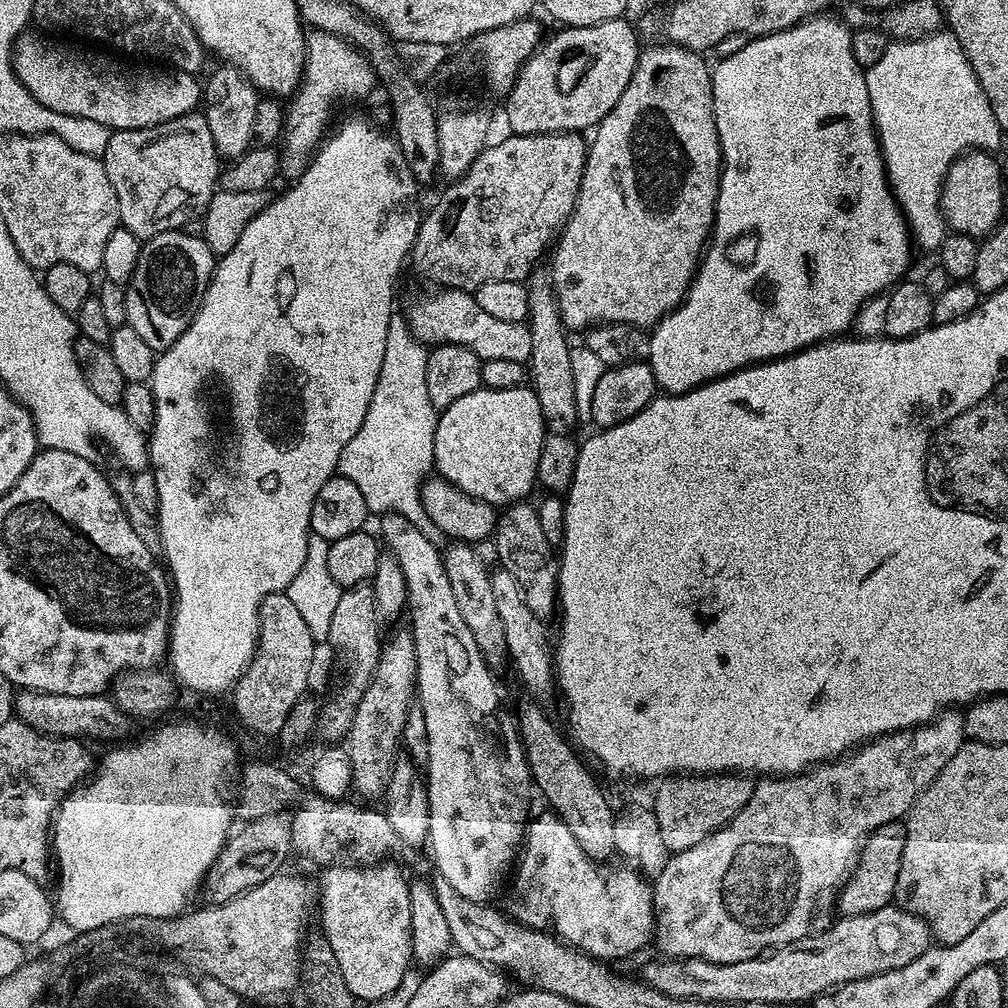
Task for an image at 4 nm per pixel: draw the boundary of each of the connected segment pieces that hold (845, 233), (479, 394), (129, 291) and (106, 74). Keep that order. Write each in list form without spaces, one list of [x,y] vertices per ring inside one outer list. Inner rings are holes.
[[[829,14],[819,16],[809,16],[806,20],[801,20],[792,28],[787,28],[781,32],[775,32],[769,36],[758,36],[747,41],[738,54],[733,54],[730,58],[719,61],[711,69],[712,73],[712,101],[714,102],[714,118],[716,119],[716,129],[720,139],[720,189],[716,199],[716,220],[712,224],[712,234],[705,247],[703,257],[697,267],[696,274],[692,278],[692,285],[688,288],[688,295],[684,297],[682,306],[675,308],[662,317],[651,329],[648,341],[650,342],[650,354],[647,363],[652,367],[652,373],[656,379],[657,385],[665,393],[675,394],[677,392],[689,392],[703,384],[709,384],[712,380],[717,380],[723,376],[729,376],[731,372],[739,372],[742,368],[750,368],[758,364],[765,364],[768,360],[780,360],[784,356],[793,356],[795,352],[801,352],[803,348],[811,348],[814,344],[823,344],[825,340],[831,340],[839,337],[841,334],[853,327],[858,310],[871,300],[873,296],[887,293],[903,277],[903,272],[907,270],[908,263],[912,260],[914,253],[914,241],[910,235],[908,221],[904,219],[904,213],[900,210],[900,204],[896,201],[896,195],[892,193],[888,186],[888,171],[884,168],[884,156],[880,153],[880,142],[876,130],[876,123],[872,117],[872,107],[870,106],[870,90],[866,90],[866,72],[865,69],[854,62],[852,53],[852,32],[847,29],[843,22],[835,20]]]
[[[482,386],[439,413],[434,434],[434,468],[442,479],[449,480],[468,496],[493,506],[514,504],[523,501],[532,487],[537,487],[538,454],[542,454],[545,435],[542,406],[538,406],[531,387],[494,390]]]
[[[188,230],[163,232],[143,241],[138,266],[126,285],[126,323],[154,349],[174,346],[196,317],[217,263],[203,235],[191,236]]]
[[[25,31],[12,48],[12,68],[22,86],[26,86],[42,106],[58,110],[58,114],[90,118],[90,122],[102,122],[109,130],[121,132],[158,126],[201,107],[202,84],[193,73],[160,70],[164,72],[140,76],[138,69],[127,68],[100,52],[83,52],[52,40],[55,39]]]

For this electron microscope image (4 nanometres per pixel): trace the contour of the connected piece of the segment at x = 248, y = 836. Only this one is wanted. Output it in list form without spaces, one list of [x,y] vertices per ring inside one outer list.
[[[283,815],[249,820],[243,827],[241,832],[236,830],[229,835],[228,843],[207,874],[202,896],[208,899],[205,901],[209,905],[225,904],[246,894],[254,886],[266,882],[266,878],[275,876],[287,865],[284,863],[287,862],[288,855],[293,855],[292,826]]]

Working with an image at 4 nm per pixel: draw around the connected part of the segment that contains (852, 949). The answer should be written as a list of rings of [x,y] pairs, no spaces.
[[[895,903],[887,904],[882,910],[874,910],[870,914],[844,916],[833,928],[825,932],[819,930],[769,951],[762,956],[755,956],[746,962],[706,962],[702,958],[686,956],[683,958],[659,958],[644,968],[643,983],[654,990],[662,990],[670,998],[679,1000],[701,1000],[714,1002],[717,1006],[724,1004],[800,1004],[811,1002],[823,992],[831,992],[833,988],[846,982],[854,982],[858,978],[870,978],[874,974],[886,974],[886,970],[898,970],[898,966],[906,966],[914,962],[927,948],[933,947],[934,937],[930,926],[921,916],[907,912]]]

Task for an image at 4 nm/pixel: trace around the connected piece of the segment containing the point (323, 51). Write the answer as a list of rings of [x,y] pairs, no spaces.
[[[309,31],[304,41],[304,74],[300,77],[300,87],[291,97],[292,105],[287,105],[284,114],[280,176],[288,182],[295,182],[304,173],[310,157],[325,135],[324,126],[332,116],[335,100],[356,100],[377,84],[376,69],[364,53],[334,34]]]

